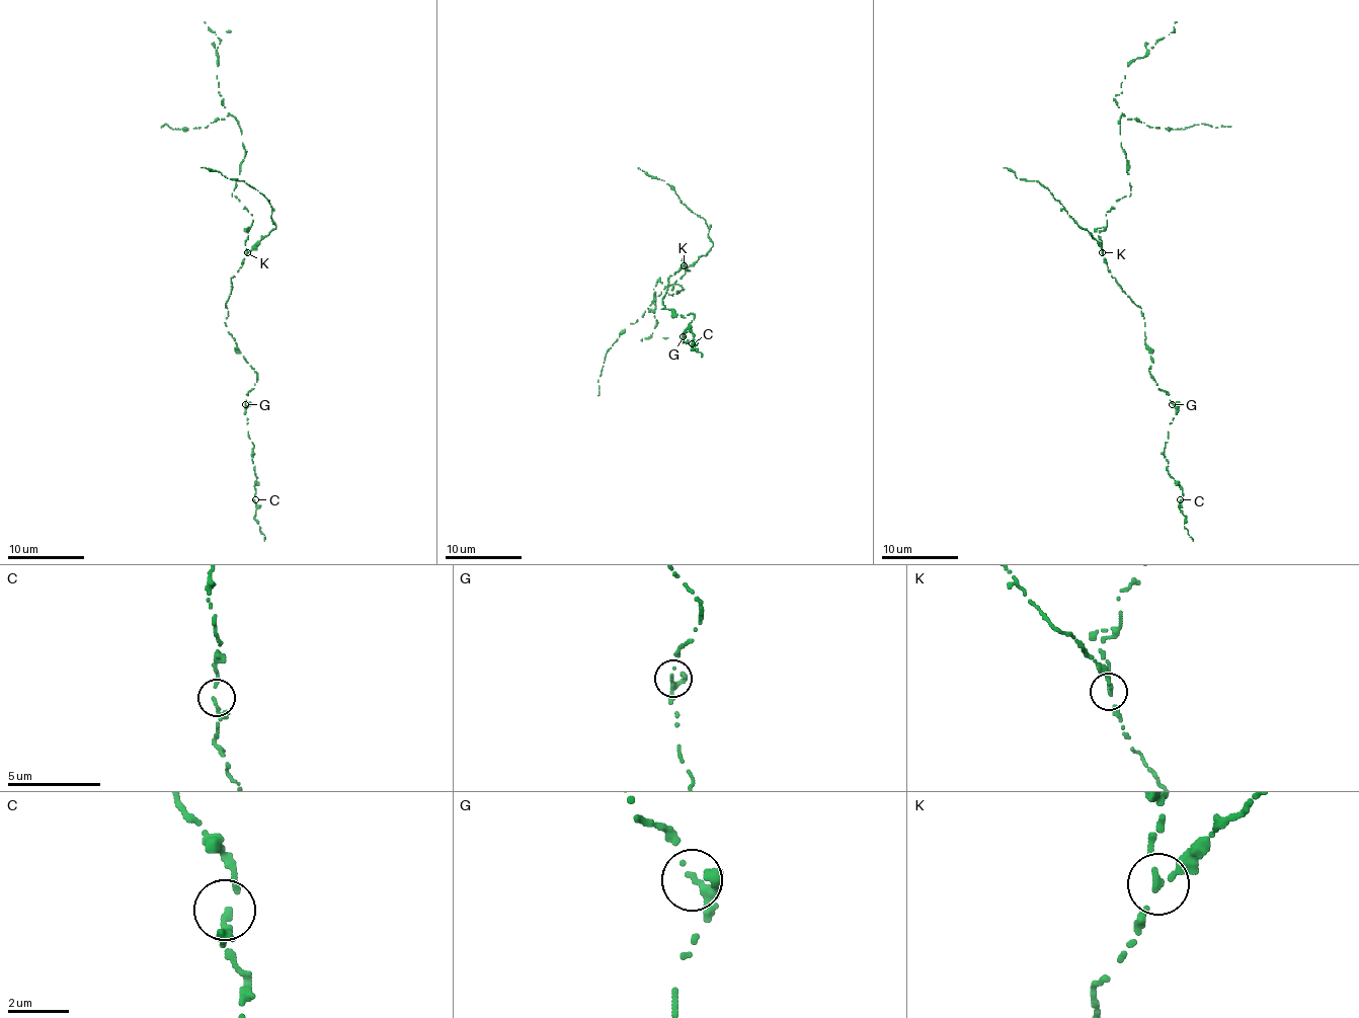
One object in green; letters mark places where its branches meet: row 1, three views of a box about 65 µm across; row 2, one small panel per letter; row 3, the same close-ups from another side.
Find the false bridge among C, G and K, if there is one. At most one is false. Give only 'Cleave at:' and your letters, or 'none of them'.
Cleave at: K

